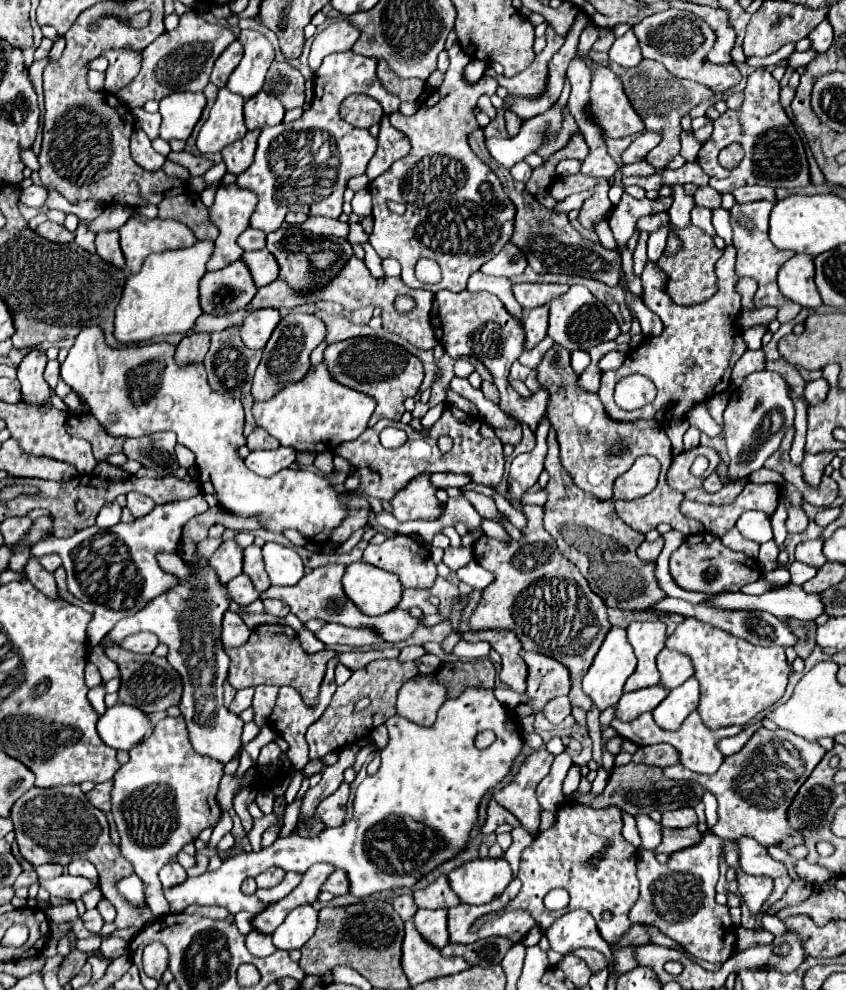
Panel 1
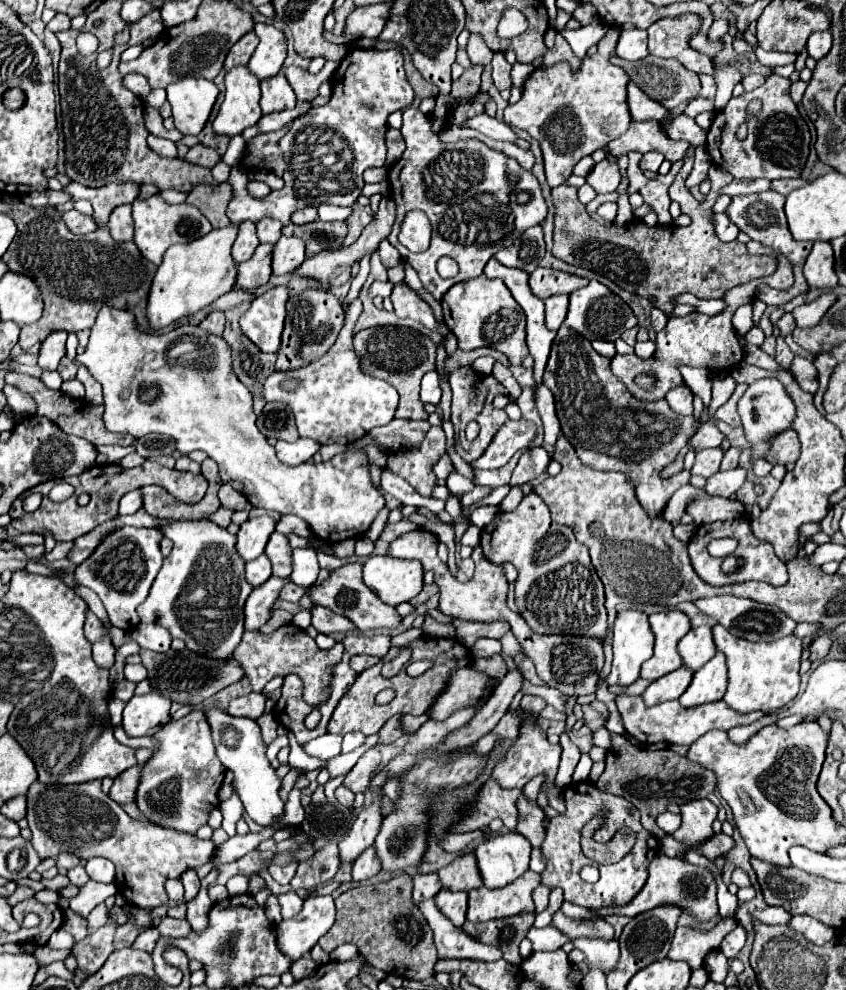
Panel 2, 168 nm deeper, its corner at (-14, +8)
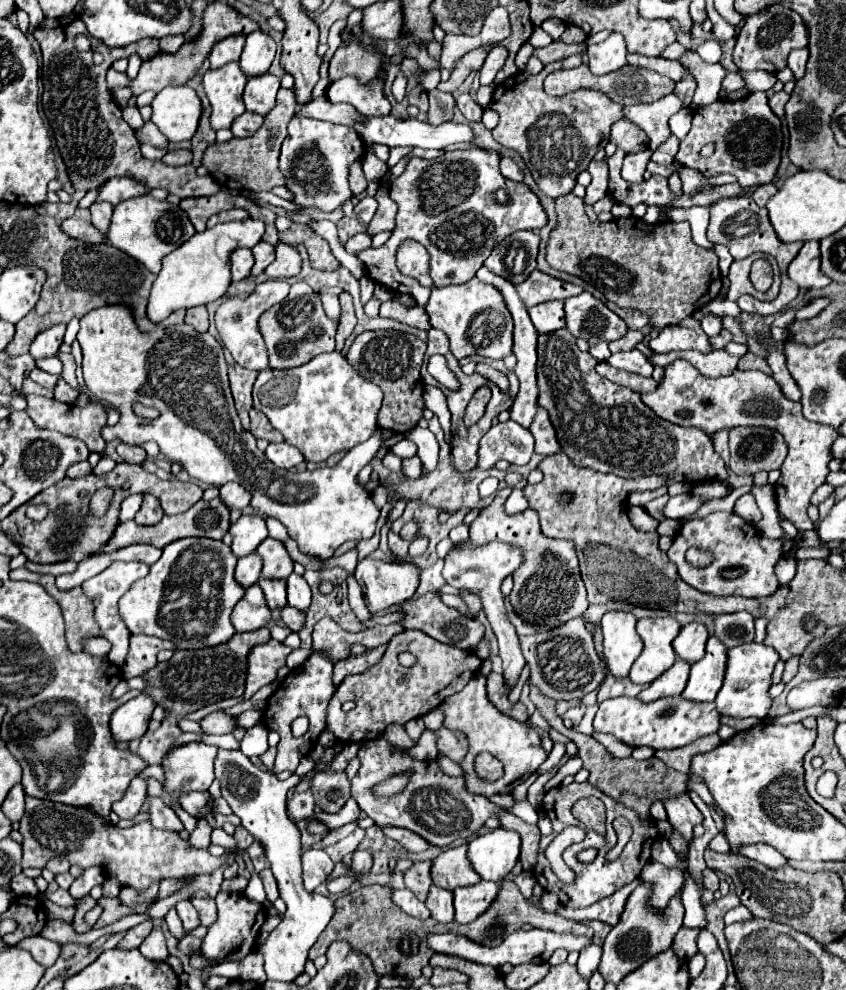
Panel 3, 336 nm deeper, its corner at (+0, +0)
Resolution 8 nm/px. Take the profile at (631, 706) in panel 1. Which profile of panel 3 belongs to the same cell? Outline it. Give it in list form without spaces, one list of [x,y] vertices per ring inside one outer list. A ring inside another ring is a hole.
[[[676,660],[674,666],[668,672],[664,672],[664,676],[660,676],[656,682],[652,682],[648,688],[644,688],[638,694],[640,702],[648,704],[648,702],[654,702],[660,698],[682,694],[686,680],[688,680],[688,670],[690,670],[688,664],[684,664],[682,660]]]

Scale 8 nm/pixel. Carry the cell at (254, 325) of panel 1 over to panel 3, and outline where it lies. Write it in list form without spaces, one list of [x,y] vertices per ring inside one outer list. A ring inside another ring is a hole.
[[[266,280],[262,284],[256,286],[256,290],[246,298],[246,300],[238,300],[238,298],[228,298],[216,312],[216,328],[218,334],[224,342],[224,346],[230,350],[232,358],[244,366],[244,368],[252,368],[256,372],[266,370],[268,368],[268,354],[266,354],[266,344],[264,338],[260,334],[260,326],[258,320],[260,316],[272,308],[274,304],[282,302],[288,296],[290,284],[284,280]]]

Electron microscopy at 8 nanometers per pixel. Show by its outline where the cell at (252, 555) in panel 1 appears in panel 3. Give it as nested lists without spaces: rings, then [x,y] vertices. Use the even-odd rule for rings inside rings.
[[[266,538],[258,548],[256,554],[262,558],[262,578],[270,578],[270,580],[282,580],[288,578],[292,572],[292,558],[286,552],[284,544],[274,540],[274,538]]]

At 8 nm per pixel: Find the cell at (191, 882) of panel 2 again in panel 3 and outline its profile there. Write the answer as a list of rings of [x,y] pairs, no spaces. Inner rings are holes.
[[[180,900],[176,904],[176,910],[178,910],[178,916],[180,916],[182,924],[184,924],[184,930],[192,930],[192,928],[196,928],[200,924],[198,922],[198,912],[190,904],[190,900]]]

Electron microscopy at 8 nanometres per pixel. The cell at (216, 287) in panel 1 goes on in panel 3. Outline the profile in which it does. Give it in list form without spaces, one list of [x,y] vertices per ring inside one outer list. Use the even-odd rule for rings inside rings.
[[[260,242],[252,248],[252,254],[254,254],[254,266],[252,266],[252,272],[250,272],[250,278],[256,278],[260,276],[266,266],[274,260],[274,246],[266,244],[266,242]]]

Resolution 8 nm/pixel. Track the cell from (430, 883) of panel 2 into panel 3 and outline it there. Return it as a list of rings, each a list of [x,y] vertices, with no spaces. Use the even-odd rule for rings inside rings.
[[[416,862],[410,866],[410,870],[406,870],[404,874],[404,882],[406,888],[418,898],[418,900],[426,900],[428,890],[432,886],[432,878],[430,878],[430,866],[432,862]]]

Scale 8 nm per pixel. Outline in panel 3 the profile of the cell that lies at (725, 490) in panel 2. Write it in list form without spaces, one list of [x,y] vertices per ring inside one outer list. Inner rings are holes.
[[[684,492],[678,496],[672,496],[670,502],[664,508],[664,516],[670,520],[678,520],[682,516],[692,516],[700,506],[704,504],[704,500],[692,492]]]

